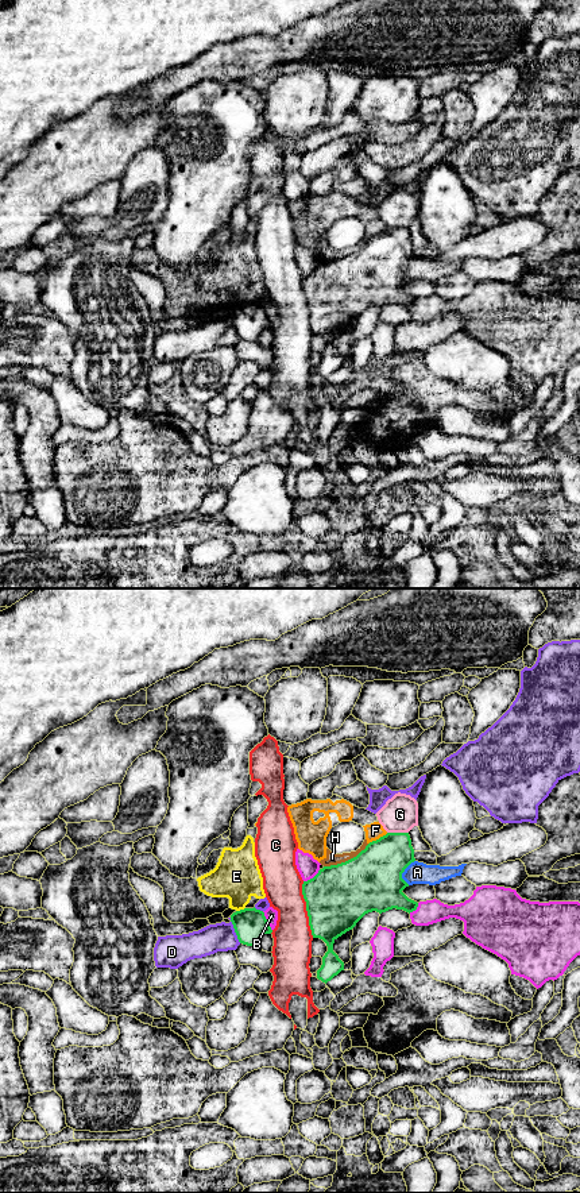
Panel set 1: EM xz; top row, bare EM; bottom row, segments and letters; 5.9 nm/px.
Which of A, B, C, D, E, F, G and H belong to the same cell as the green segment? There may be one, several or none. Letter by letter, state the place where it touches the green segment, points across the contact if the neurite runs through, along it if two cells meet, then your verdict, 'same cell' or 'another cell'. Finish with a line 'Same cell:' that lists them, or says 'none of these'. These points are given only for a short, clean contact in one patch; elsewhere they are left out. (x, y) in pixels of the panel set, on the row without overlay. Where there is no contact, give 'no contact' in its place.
A: contact xz (403, 266); another cell
B: contact xz (266, 316); another cell
C: contact xz (306, 305); another cell
D: contact xz (235, 325); another cell
E: contact xz (240, 305); border xz (244, 302), (236, 307); another cell
F: contact xz (379, 234); another cell
G: contact xz (398, 228); another cell
H: contact xz (345, 257); border xz (368, 239), (355, 251), (324, 262); another cell
Same cell: none of these

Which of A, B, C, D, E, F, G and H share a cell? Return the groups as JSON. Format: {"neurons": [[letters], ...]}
{"neurons": [["A"], ["B"], ["C"], ["D"], ["E", "F", "H"], ["G"]]}

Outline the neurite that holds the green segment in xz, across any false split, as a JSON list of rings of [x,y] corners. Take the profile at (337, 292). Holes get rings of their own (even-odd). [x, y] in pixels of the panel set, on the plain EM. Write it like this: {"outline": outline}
{"outline": [[[387,228],[370,238],[356,252],[324,262],[313,274],[303,277],[312,331],[328,341],[317,366],[318,375],[326,379],[344,366],[333,339],[366,309],[393,304],[410,309],[417,305],[418,298],[402,287],[409,282],[402,269],[414,256],[409,228]]]}

